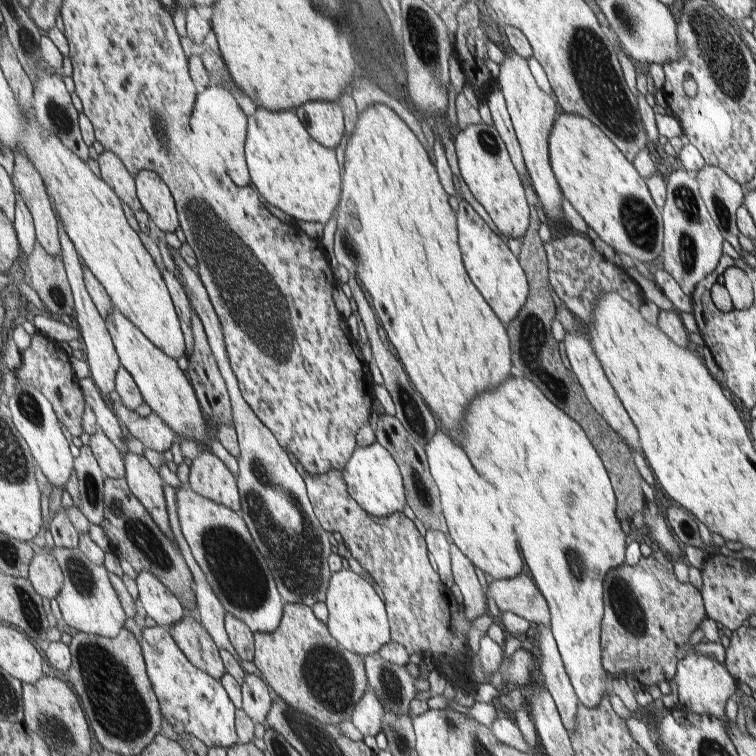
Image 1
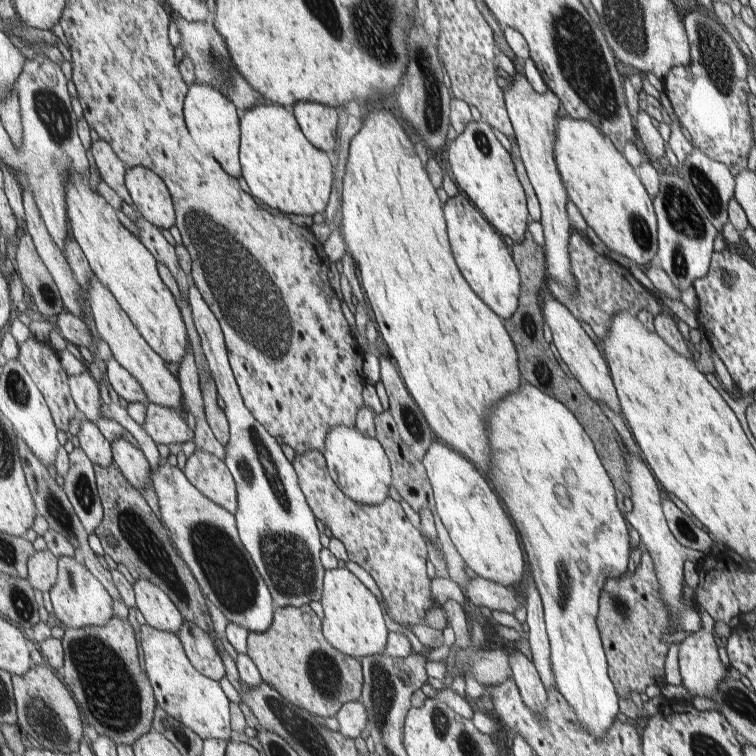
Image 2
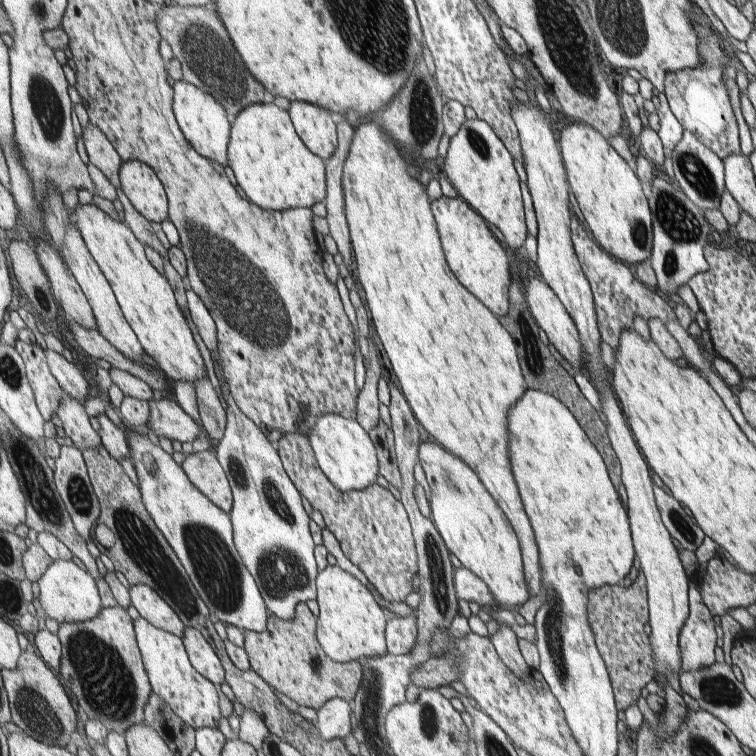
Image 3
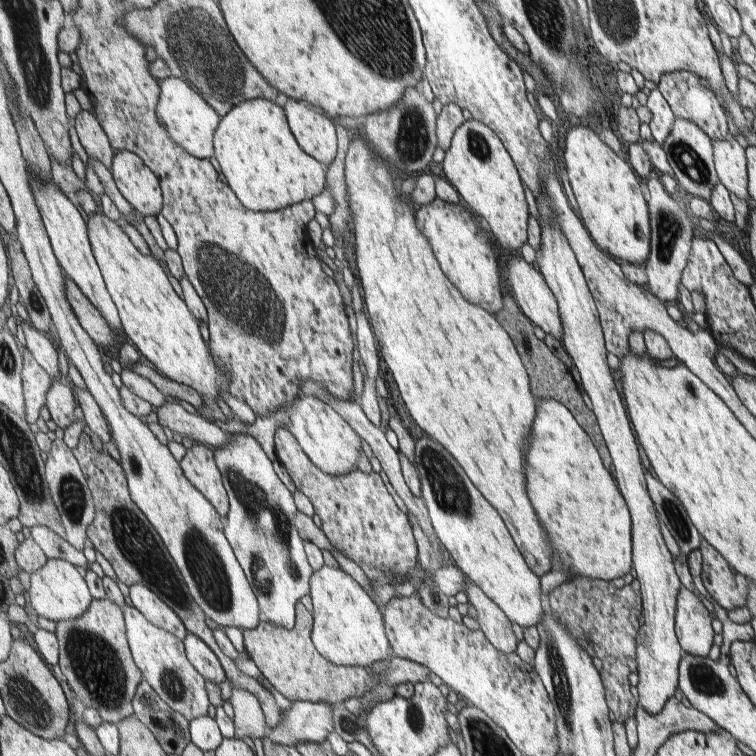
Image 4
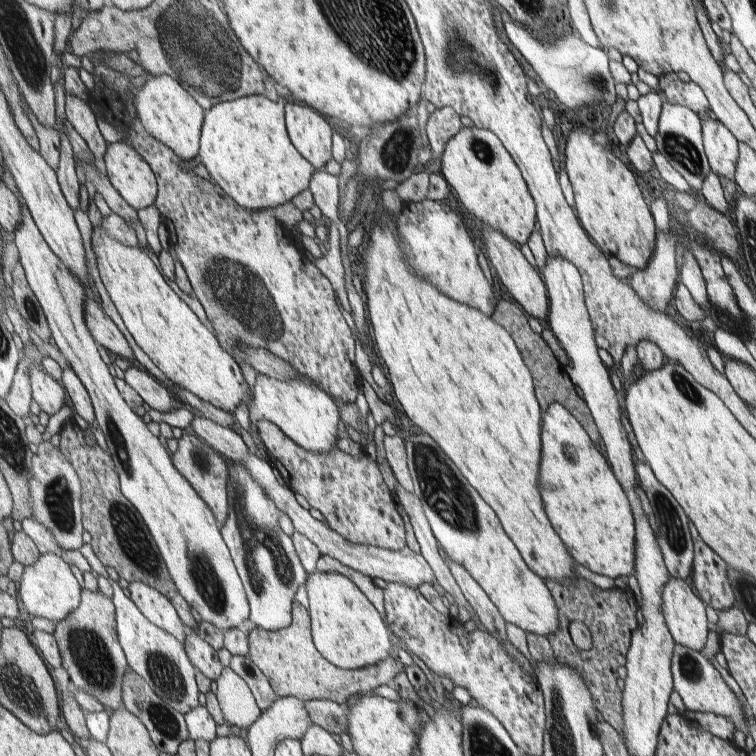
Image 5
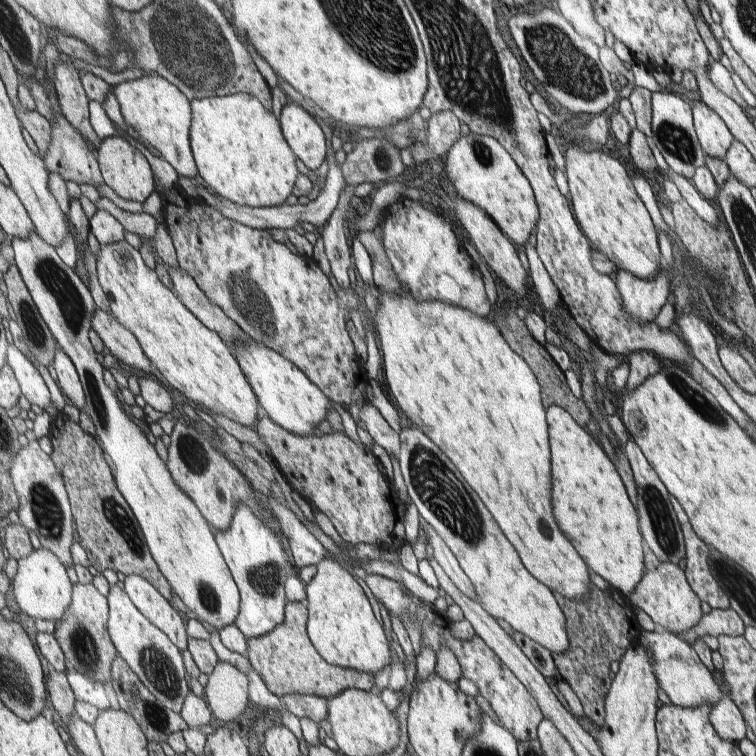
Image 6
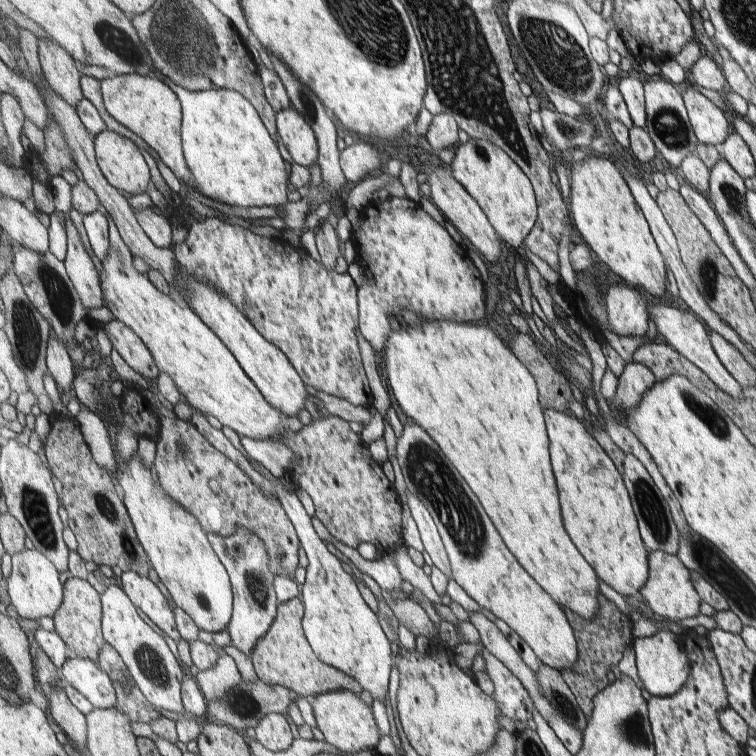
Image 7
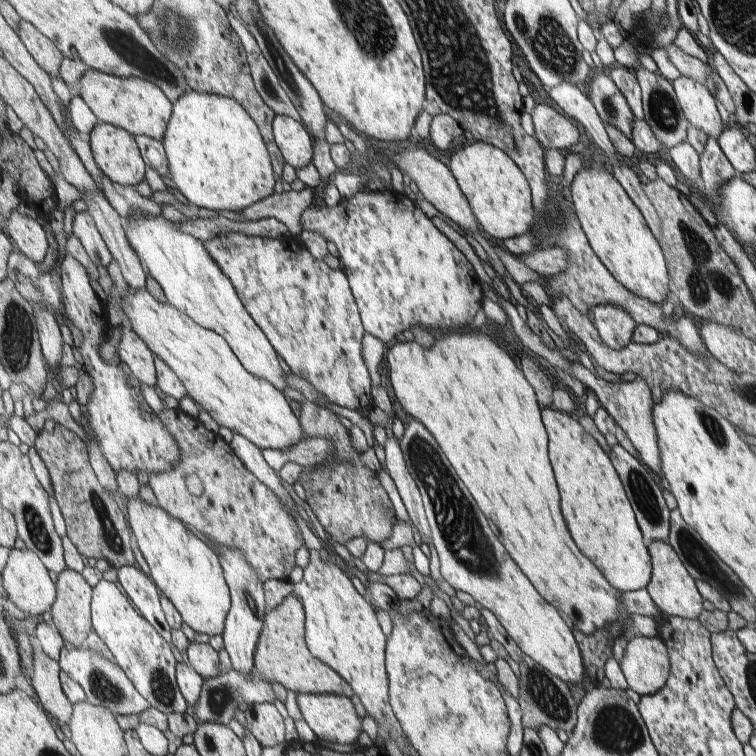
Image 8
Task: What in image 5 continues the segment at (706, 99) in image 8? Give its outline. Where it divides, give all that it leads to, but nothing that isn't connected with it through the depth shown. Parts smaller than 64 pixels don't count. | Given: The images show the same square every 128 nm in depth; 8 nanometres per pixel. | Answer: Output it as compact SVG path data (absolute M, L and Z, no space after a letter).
M701 121L702 146L711 172L734 182L738 140L719 121Z

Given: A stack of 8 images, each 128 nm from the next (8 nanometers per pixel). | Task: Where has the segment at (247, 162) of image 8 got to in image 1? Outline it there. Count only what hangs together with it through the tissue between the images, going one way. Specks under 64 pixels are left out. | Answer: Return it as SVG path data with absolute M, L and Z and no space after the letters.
M259 107L254 115L249 117L248 120L248 139L246 140L246 159L248 160L248 167L250 168L250 175L252 178L252 184L255 185L263 198L273 206L281 209L287 213L292 221L303 220L309 222L319 222L321 224L327 224L333 216L333 212L338 210L340 200L342 199L342 177L341 170L339 170L339 160L337 160L337 152L335 149L326 147L311 136L311 133L307 130L306 124L303 124L301 117L297 112L291 111L270 111Z

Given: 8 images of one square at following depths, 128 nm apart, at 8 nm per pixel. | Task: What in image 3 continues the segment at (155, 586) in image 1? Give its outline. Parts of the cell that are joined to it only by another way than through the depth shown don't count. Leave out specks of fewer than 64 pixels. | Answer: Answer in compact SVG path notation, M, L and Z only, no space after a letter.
M139 583L131 588L132 604L145 620L157 628L183 637L186 624L174 608L171 608L161 595L148 584Z

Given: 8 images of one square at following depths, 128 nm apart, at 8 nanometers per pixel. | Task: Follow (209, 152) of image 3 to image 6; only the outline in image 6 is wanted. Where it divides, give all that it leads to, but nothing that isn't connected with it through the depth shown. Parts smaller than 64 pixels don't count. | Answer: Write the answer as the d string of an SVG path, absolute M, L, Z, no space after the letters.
M159 74L144 75L140 79L125 81L113 86L125 122L155 147L162 158L177 170L177 174L195 178L199 172L191 152L191 102L178 86Z

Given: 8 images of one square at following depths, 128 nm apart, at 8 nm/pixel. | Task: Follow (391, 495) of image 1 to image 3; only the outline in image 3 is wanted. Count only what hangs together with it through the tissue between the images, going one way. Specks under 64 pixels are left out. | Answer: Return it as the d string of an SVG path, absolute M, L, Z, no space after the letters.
M337 413L319 414L315 426L307 434L321 468L345 492L364 491L377 482L380 474L380 458L373 439L357 419Z

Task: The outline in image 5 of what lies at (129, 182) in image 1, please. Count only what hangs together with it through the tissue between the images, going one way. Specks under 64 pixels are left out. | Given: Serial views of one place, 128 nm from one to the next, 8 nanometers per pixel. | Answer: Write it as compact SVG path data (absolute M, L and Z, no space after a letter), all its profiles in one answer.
M67 95L65 100L65 114L67 122L71 123L77 132L87 141L89 148L99 161L103 161L108 149L108 142L103 138L99 124L97 124L97 112L87 101L77 96Z

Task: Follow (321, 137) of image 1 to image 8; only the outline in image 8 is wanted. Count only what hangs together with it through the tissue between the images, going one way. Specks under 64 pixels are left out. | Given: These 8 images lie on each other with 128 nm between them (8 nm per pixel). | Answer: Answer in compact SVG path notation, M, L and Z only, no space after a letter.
M277 115L274 136L285 158L295 170L305 168L314 161L314 138L304 124L291 116Z

